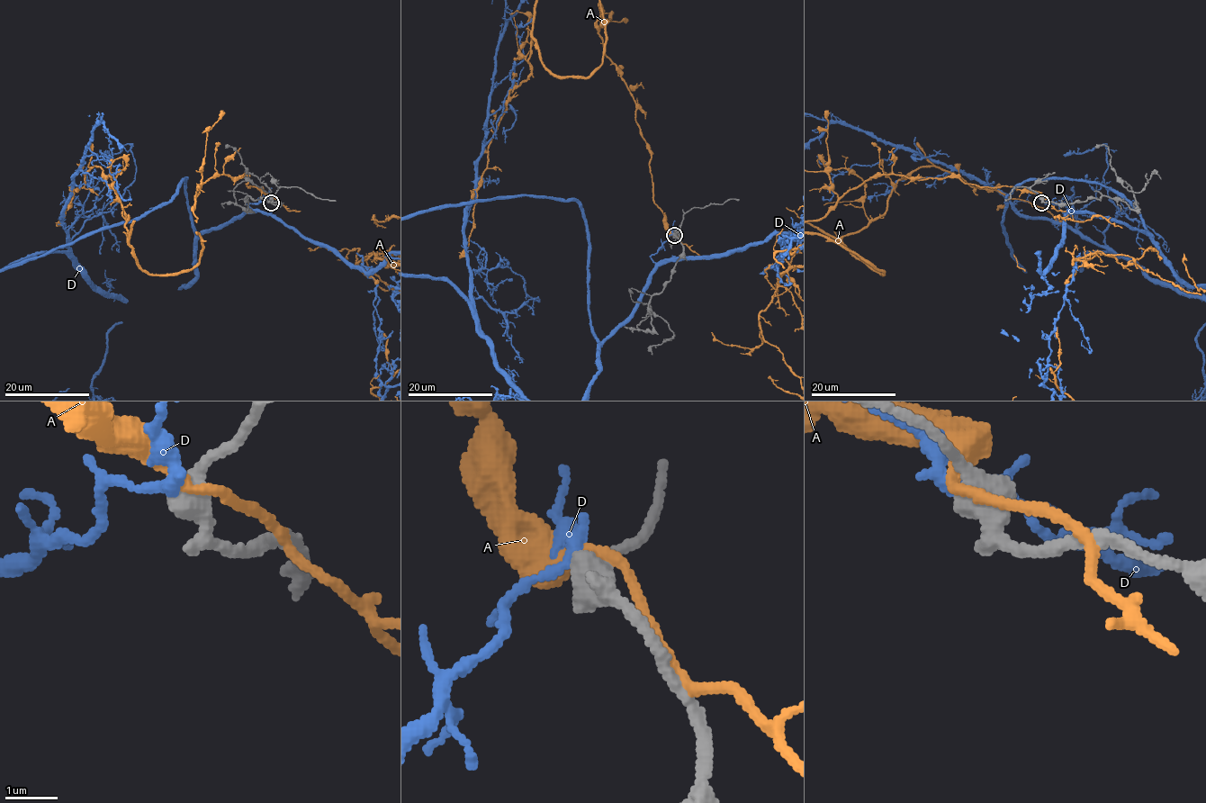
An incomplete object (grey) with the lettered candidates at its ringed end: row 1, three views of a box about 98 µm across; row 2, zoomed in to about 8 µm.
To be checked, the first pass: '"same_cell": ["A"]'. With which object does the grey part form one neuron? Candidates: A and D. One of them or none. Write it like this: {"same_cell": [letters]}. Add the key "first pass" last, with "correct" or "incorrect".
{"same_cell": [], "first pass": "incorrect"}

